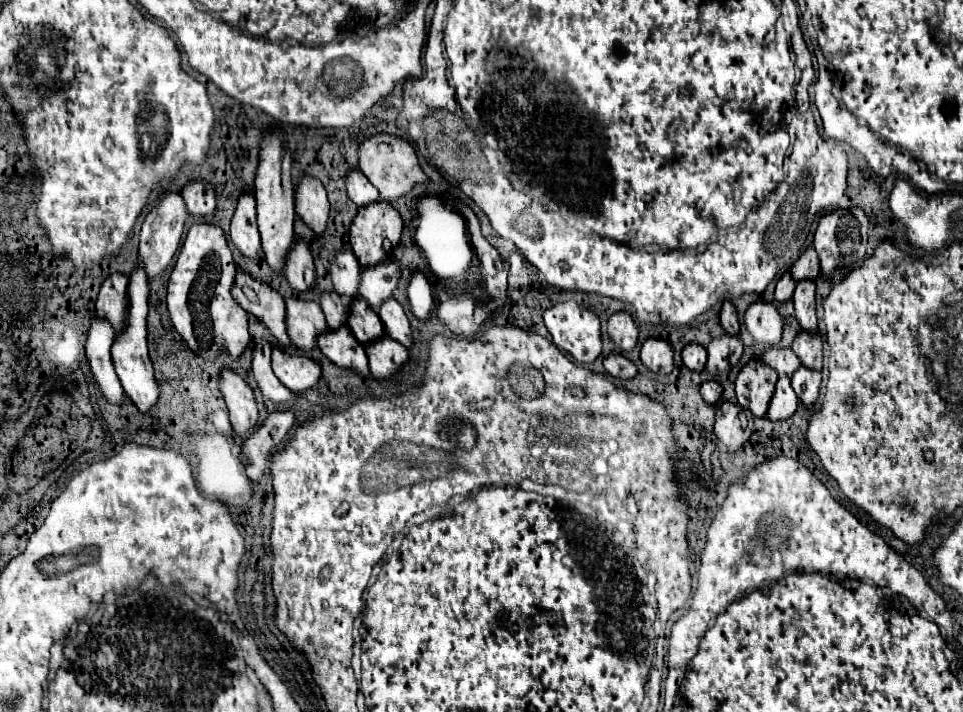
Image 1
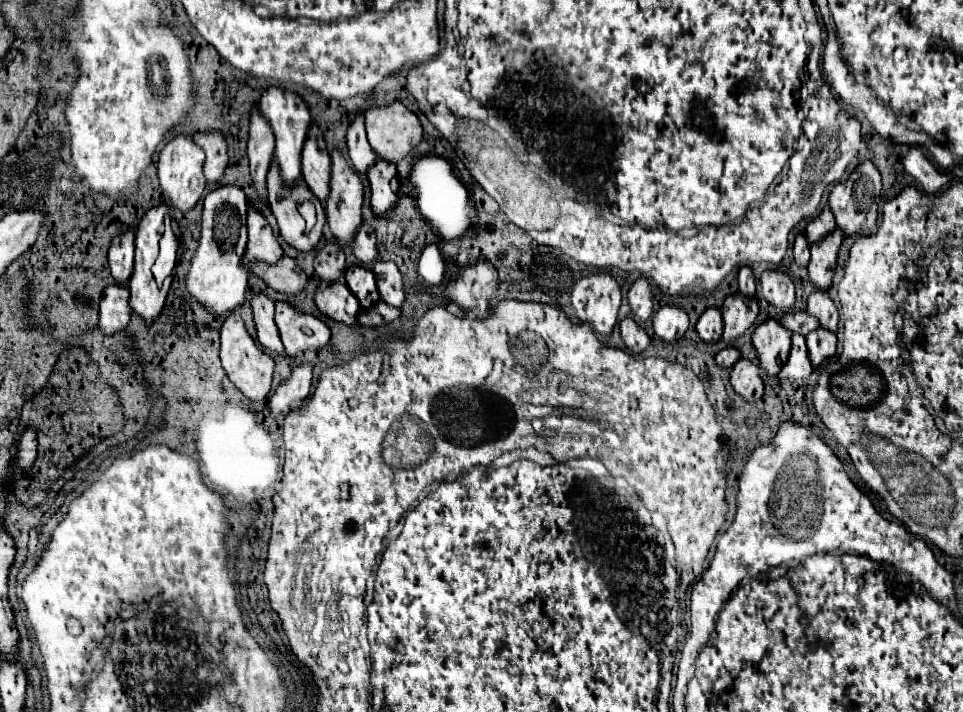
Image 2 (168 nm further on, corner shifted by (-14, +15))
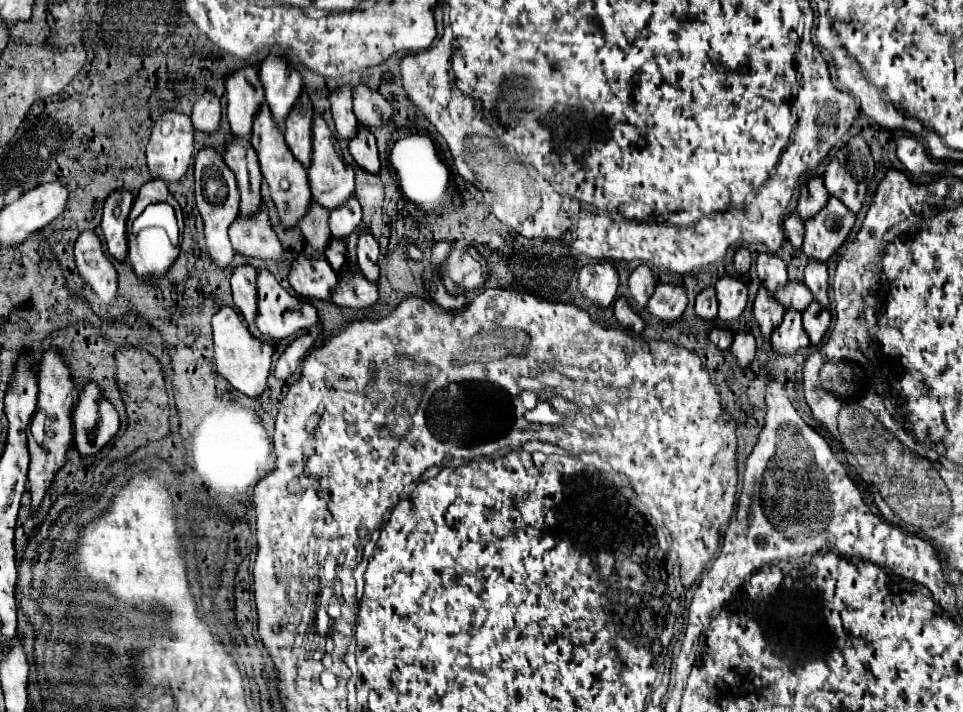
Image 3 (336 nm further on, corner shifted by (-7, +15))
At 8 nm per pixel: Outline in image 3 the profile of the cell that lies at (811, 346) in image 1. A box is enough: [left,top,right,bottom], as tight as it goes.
[804,261,828,307]

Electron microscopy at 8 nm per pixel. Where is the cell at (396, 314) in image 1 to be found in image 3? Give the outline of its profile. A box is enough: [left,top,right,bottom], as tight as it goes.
[358,227,378,281]

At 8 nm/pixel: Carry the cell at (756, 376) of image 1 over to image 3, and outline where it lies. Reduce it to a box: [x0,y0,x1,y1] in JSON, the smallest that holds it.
[754,285,784,339]

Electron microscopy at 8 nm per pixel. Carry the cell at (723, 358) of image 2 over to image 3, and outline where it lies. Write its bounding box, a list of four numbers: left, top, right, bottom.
[710,329,734,349]

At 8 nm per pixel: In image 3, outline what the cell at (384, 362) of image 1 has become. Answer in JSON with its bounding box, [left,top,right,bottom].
[332,265,378,309]

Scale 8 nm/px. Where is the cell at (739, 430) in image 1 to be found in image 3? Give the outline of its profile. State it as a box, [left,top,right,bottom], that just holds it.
[730,331,756,367]

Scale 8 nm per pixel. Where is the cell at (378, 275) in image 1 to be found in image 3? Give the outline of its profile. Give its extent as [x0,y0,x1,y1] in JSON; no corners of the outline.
[328,197,362,239]

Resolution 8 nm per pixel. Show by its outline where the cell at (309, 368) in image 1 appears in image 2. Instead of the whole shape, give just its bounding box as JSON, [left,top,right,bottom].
[275,303,329,357]

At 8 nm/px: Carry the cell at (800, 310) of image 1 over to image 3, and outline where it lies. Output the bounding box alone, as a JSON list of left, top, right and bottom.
[804,197,856,261]

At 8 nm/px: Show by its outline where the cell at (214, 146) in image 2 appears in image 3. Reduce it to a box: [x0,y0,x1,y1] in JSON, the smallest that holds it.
[192,91,220,133]

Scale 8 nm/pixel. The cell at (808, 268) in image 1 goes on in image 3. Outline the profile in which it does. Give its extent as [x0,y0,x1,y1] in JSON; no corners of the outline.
[798,177,828,219]

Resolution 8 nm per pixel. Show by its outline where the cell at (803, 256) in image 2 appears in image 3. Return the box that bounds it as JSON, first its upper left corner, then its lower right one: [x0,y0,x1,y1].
[784,213,804,249]

